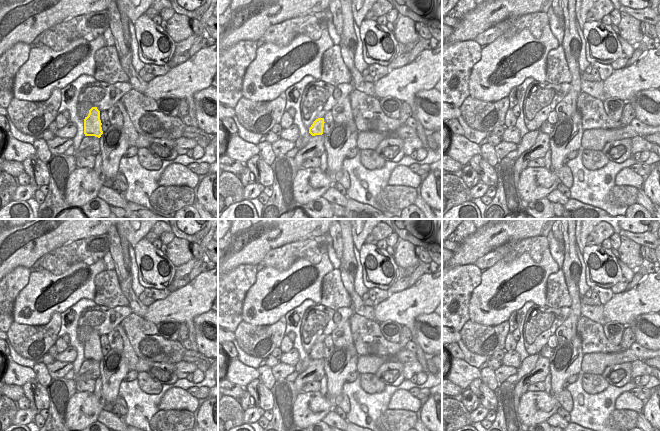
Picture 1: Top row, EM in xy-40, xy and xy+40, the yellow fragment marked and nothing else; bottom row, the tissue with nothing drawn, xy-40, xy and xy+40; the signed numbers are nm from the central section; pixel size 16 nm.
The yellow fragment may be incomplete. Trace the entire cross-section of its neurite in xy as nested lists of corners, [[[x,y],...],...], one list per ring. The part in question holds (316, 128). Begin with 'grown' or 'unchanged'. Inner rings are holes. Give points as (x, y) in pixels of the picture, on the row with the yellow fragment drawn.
unchanged | [[[318,118],[316,119],[311,127],[309,128],[309,133],[312,136],[315,135],[322,135],[323,134],[323,127],[324,127],[324,118]]]

